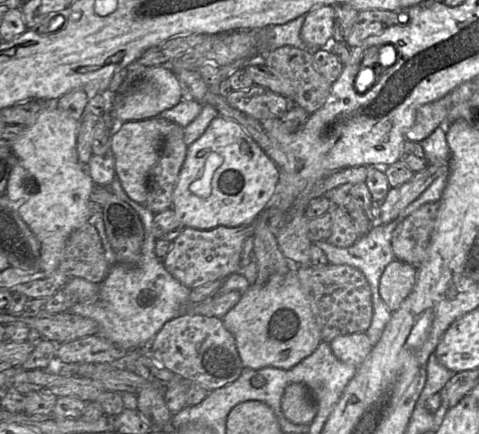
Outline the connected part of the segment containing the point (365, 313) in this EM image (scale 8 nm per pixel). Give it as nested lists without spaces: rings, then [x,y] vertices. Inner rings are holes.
[[[327,264],[322,267],[296,266],[299,281],[311,301],[322,341],[352,333],[365,333],[370,327],[373,308],[369,284],[358,269],[348,265]]]

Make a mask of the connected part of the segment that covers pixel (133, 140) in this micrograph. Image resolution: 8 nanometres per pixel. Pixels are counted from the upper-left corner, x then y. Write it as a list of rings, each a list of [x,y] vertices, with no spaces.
[[[162,118],[129,121],[112,135],[111,150],[115,159],[116,175],[121,186],[133,201],[146,206],[148,179],[151,170],[157,163],[164,139],[179,125]]]

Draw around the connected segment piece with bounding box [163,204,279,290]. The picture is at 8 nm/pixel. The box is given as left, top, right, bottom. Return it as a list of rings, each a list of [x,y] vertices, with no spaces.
[[[267,204],[252,221],[237,227],[217,226],[207,230],[185,227],[172,241],[163,265],[175,279],[191,290],[216,280],[224,281],[231,274],[240,271],[243,243],[248,237],[253,237],[257,222],[268,222],[278,212],[277,207]]]

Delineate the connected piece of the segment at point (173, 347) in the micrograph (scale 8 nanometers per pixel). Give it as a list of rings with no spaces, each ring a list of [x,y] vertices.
[[[184,314],[166,322],[148,345],[149,355],[162,367],[177,374],[189,384],[197,384],[207,391],[226,386],[242,374],[242,365],[233,335],[224,327],[222,318],[200,314]]]

